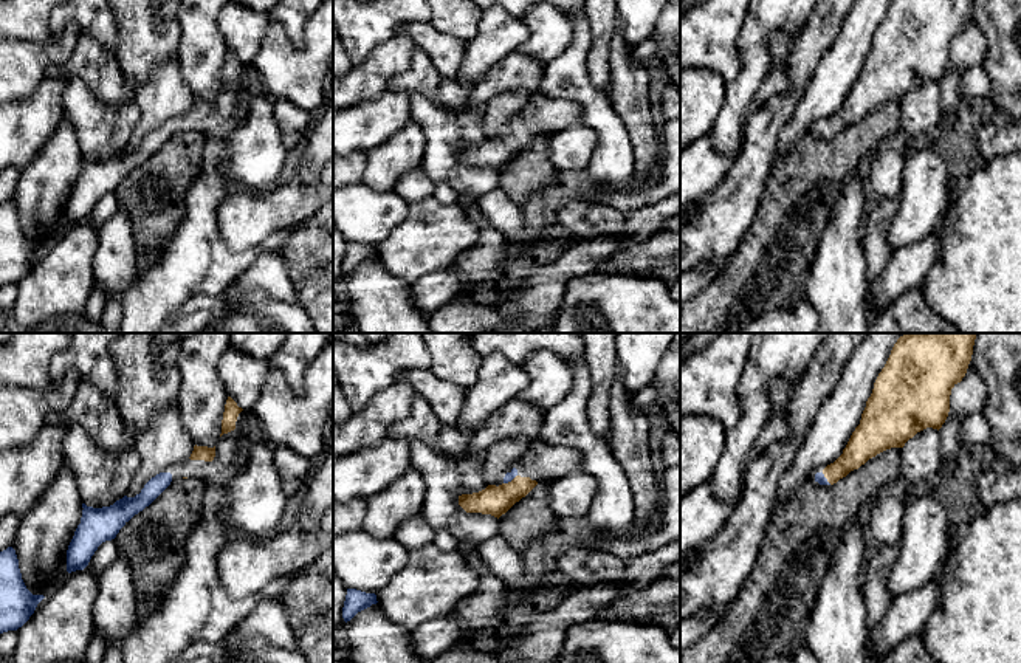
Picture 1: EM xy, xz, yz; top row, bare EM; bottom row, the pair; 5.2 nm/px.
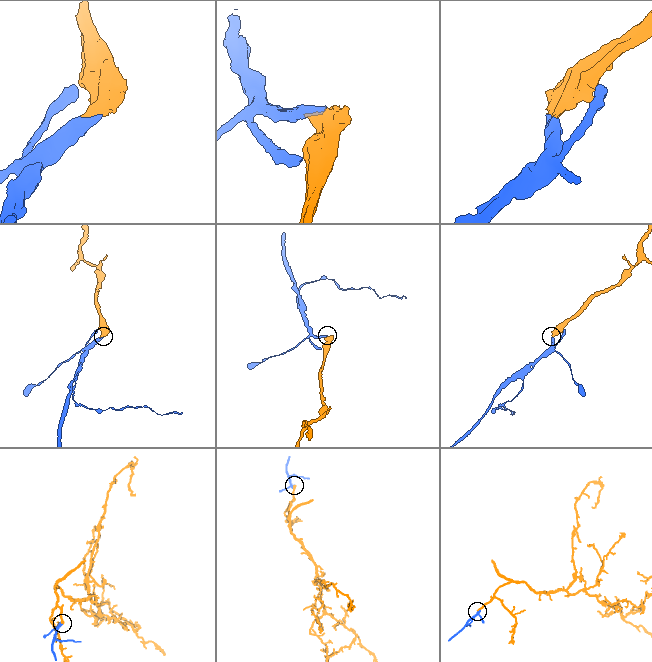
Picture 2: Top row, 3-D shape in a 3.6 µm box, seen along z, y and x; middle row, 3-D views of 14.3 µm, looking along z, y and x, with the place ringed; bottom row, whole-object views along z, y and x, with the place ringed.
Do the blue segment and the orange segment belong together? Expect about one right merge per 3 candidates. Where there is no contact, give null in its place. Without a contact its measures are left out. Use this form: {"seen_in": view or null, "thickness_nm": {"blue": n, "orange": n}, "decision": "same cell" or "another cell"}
{"seen_in": "xz", "thickness_nm": {"blue": 50, "orange": 160}, "decision": "same cell"}

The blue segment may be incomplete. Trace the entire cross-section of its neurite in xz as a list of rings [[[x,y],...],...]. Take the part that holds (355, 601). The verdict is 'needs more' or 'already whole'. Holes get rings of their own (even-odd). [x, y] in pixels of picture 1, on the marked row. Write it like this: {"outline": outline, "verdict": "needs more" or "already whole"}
{"outline": [[[347,589],[344,607],[342,607],[342,618],[344,621],[350,621],[358,612],[376,604],[375,593],[366,593],[356,589]]], "verdict": "already whole"}

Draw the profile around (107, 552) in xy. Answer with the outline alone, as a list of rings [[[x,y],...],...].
[[[115,539],[102,542],[95,555],[91,556],[88,565],[85,567],[96,578],[101,576],[102,570],[113,564],[119,556]]]

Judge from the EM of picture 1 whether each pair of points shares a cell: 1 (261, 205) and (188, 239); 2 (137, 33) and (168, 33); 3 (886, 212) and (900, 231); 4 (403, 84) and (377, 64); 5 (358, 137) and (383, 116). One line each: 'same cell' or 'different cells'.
1: different cells
2: same cell
3: different cells
4: different cells
5: same cell

